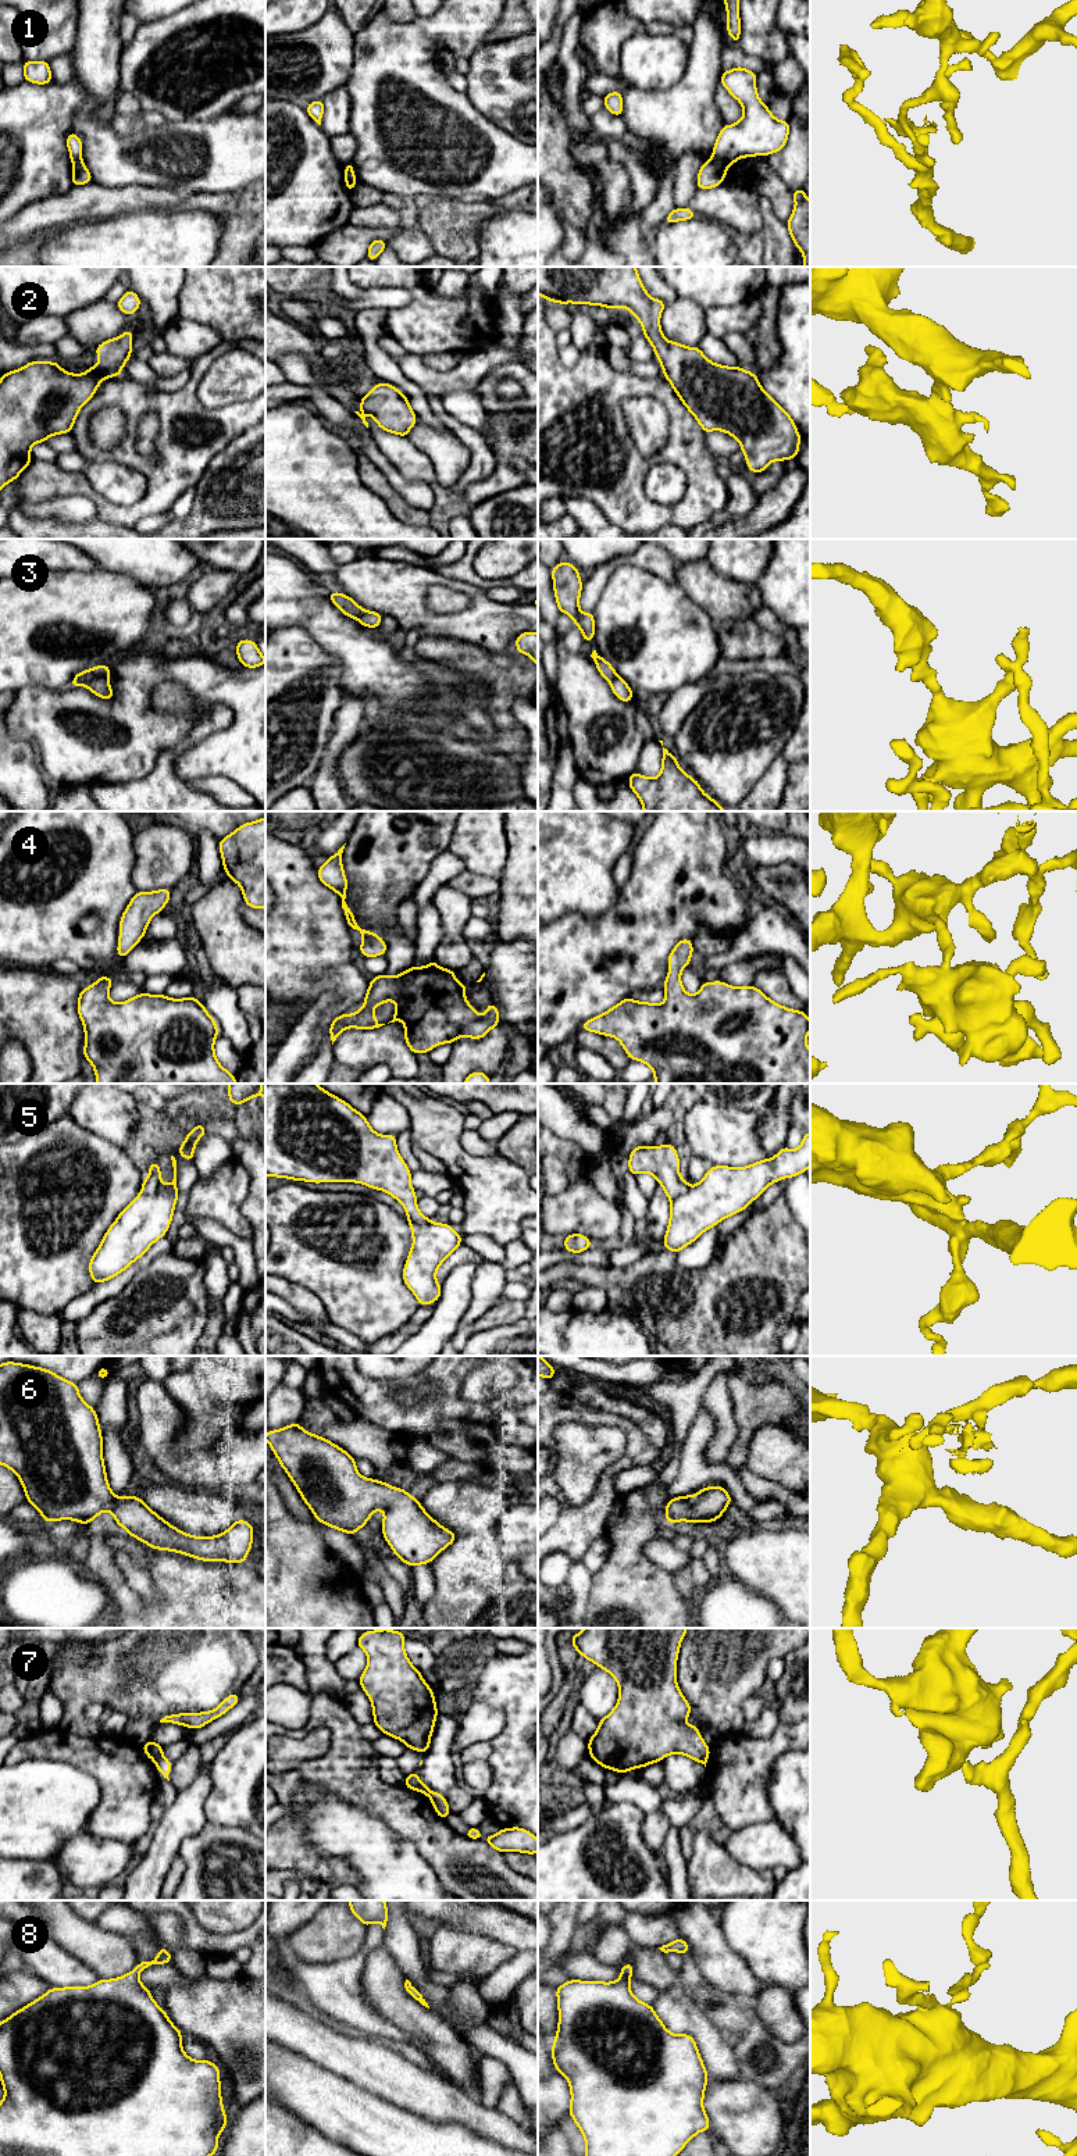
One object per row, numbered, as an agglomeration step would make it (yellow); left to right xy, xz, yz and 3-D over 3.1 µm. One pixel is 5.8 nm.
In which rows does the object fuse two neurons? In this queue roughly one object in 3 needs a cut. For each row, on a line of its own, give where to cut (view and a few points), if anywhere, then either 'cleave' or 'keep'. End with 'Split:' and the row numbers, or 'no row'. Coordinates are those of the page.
1: cut yz (710, 160), (727, 166); cleave
2: cut none; keep
3: cut xy (106, 675), (97, 675), (85, 685); cleave
4: cut none; keep
5: cut xy (161, 1184), (153, 1192), (141, 1192); cleave
6: cut none; keep
7: cut xy (163, 1756), (156, 1763); cleave
8: cut none; keep
Split: 1, 3, 5, 7

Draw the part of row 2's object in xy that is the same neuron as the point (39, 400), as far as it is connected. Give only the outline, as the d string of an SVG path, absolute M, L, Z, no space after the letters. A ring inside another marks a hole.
M132 331L121 338L100 343L94 350L99 357L96 367L88 367L85 374L69 374L61 364L53 361L31 361L22 368L1 375L0 379L0 490L18 478L32 463L31 446L44 443L47 438L69 433L81 407L88 403L103 379L121 376L132 353Z

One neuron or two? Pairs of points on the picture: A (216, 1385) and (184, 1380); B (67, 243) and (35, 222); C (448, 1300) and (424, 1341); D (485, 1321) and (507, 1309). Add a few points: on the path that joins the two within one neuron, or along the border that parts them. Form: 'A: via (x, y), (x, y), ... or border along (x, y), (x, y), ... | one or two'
A: border along (188, 1370), (196, 1385), (213, 1396) | two
B: border along (81, 221), (49, 231), (40, 238) | two
C: via (448, 1310), (445, 1320), (434, 1331) | one
D: via (491, 1319), (502, 1313) | one

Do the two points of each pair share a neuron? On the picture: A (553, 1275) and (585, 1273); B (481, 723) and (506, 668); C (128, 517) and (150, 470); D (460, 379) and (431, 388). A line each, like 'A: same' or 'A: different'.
A: same
B: different
C: same
D: same

